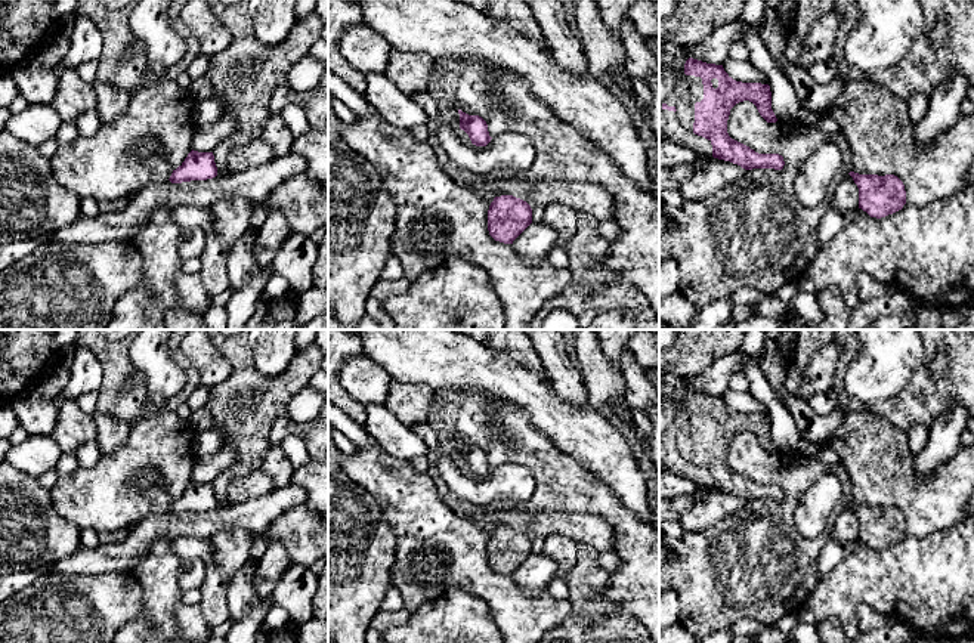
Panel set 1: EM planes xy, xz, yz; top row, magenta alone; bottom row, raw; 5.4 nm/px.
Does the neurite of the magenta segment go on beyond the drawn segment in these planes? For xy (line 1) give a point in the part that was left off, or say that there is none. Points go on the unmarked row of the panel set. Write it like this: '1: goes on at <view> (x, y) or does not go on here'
1: does not go on here

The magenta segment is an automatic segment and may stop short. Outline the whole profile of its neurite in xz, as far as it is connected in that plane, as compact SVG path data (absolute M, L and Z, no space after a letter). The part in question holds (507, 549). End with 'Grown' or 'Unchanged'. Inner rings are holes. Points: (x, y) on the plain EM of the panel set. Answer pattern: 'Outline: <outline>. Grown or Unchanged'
Outline: M513 526L495 528L488 541L489 566L500 574L513 572L532 554L531 537Z. Unchanged

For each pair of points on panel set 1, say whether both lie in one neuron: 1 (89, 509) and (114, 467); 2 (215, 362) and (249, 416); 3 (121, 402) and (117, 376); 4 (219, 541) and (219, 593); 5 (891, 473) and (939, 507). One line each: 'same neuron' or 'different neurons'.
1: same neuron
2: different neurons
3: same neuron
4: same neuron
5: same neuron

